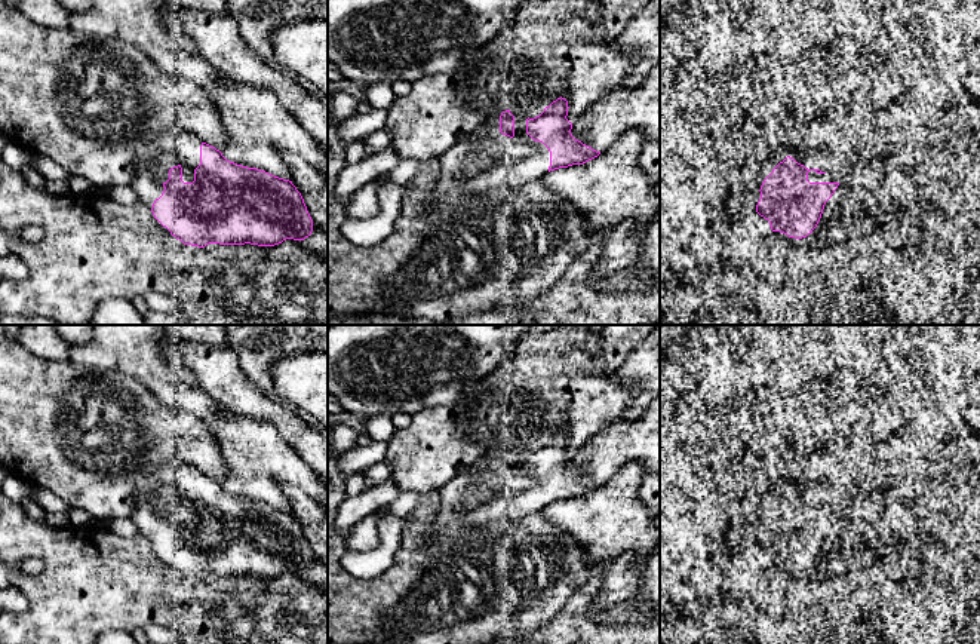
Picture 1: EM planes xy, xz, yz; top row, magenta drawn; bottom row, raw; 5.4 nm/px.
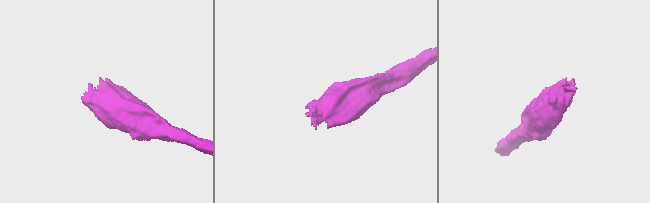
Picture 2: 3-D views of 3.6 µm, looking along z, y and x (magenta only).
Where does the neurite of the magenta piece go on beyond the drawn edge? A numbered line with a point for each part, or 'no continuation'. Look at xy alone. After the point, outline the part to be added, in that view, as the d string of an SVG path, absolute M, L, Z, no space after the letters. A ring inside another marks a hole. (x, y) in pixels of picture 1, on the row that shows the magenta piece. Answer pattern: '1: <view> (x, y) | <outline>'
1: xy (156, 153) | M175 125L160 126L154 134L130 131L129 147L133 150L135 178L129 185L138 200L153 208L169 180L169 169L182 168L182 181L194 181L194 169L200 165L202 141Z

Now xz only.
1: xz (485, 159) | M494 114L437 159L440 171L426 199L428 206L463 205L500 185L516 188L549 172L550 151L526 134L526 117L514 117L510 138L500 132L500 116Z

